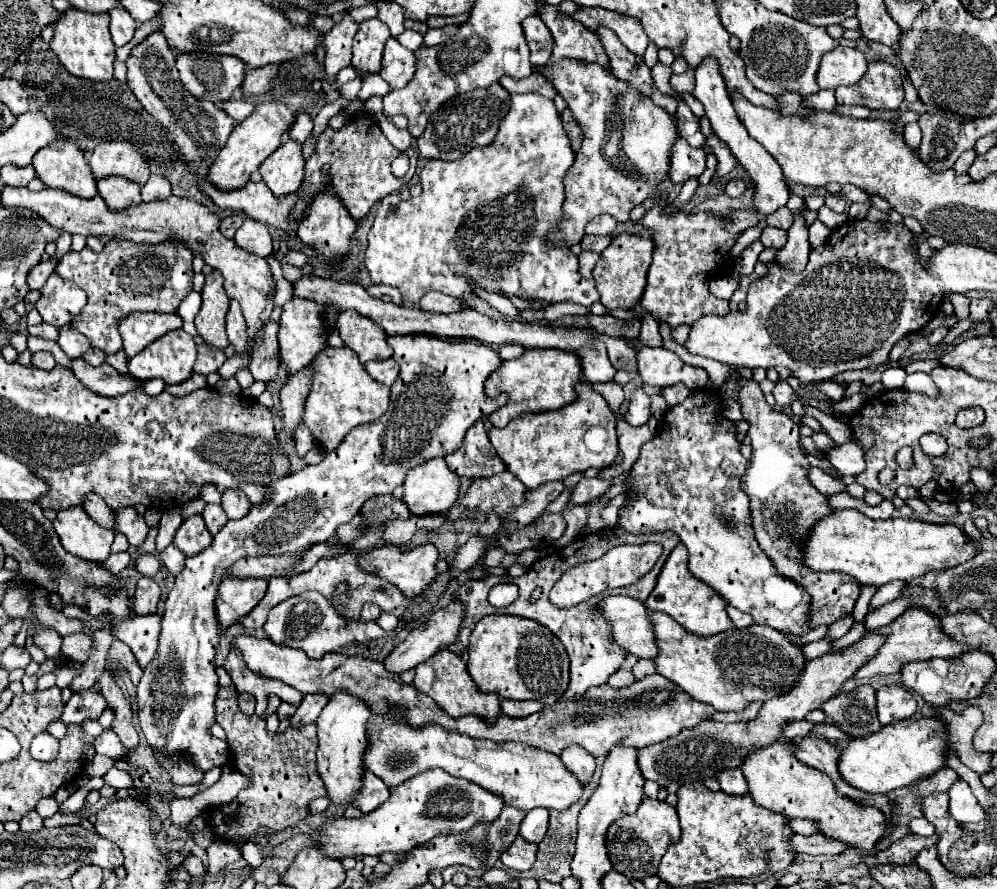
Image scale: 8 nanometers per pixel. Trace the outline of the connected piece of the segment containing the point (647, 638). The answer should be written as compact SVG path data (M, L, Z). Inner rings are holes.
M606 597L596 603L596 611L610 623L610 639L626 653L638 659L656 657L656 641L652 641L652 625L648 625L646 607L632 597Z

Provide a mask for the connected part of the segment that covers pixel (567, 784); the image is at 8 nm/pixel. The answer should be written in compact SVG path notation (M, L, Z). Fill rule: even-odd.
M392 703L384 715L372 713L366 723L368 749L364 753L366 771L380 777L386 787L396 787L416 773L428 769L444 769L452 777L464 777L504 799L504 805L530 811L534 807L546 807L550 811L564 811L576 803L584 787L572 777L560 757L520 745L520 743L492 743L490 739L474 739L454 731L446 731L438 723L426 723L418 729L400 719L404 705Z

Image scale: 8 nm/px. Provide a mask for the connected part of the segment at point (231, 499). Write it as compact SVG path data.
M230 489L228 493L222 495L222 509L226 511L228 519L242 519L242 517L246 517L250 507L252 505L244 497L244 493L236 493L234 489Z

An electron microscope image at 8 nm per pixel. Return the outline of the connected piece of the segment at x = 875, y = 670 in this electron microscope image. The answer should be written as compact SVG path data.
M910 609L908 613L900 615L898 619L894 619L890 625L876 629L876 633L884 635L886 641L882 643L882 647L878 649L878 653L868 659L854 675L854 679L864 679L864 677L876 677L876 675L888 675L888 673L898 673L900 667L904 663L910 661L926 661L926 659L934 659L934 657L960 657L960 653L968 651L968 645L960 645L954 643L948 635L942 633L940 623L936 621L934 615L926 613L924 609Z

